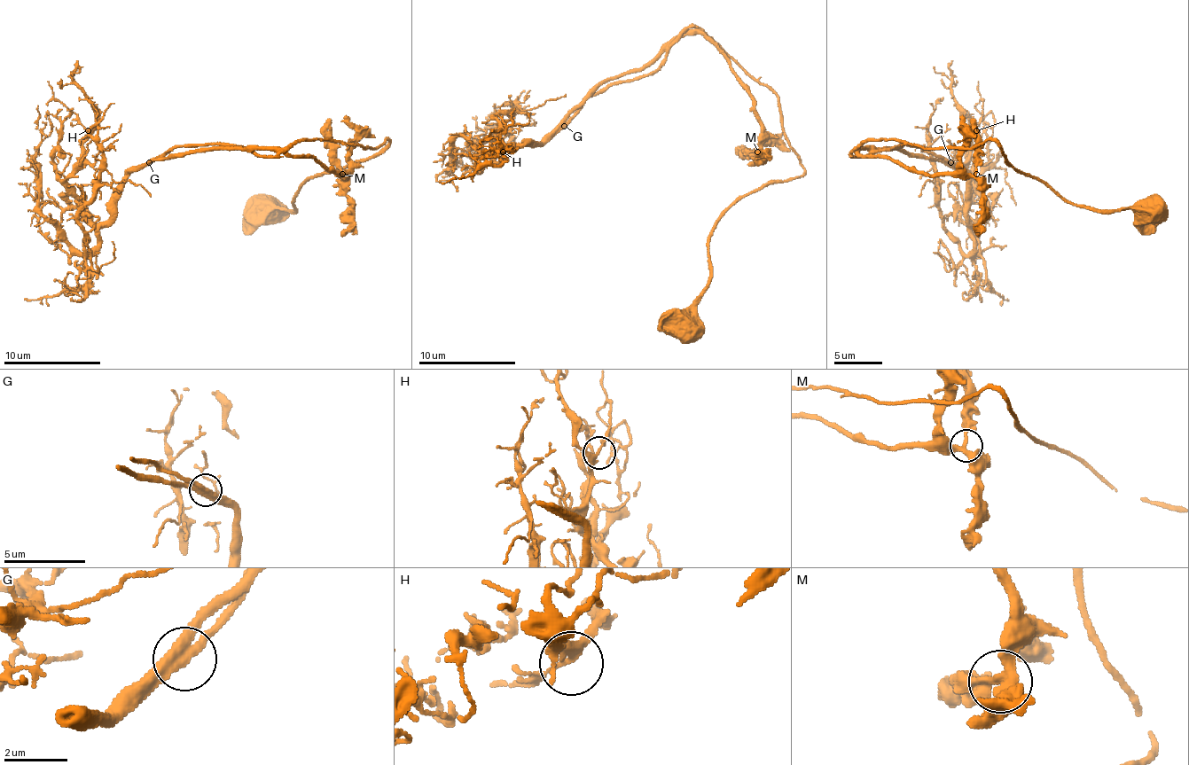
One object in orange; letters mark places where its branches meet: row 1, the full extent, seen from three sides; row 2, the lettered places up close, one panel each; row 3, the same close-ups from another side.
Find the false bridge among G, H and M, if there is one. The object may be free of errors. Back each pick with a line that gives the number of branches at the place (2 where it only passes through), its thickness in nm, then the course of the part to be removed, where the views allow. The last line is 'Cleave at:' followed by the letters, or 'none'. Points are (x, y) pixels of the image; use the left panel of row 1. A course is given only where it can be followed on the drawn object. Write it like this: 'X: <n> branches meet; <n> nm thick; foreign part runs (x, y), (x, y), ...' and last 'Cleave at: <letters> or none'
Cleave at: none

